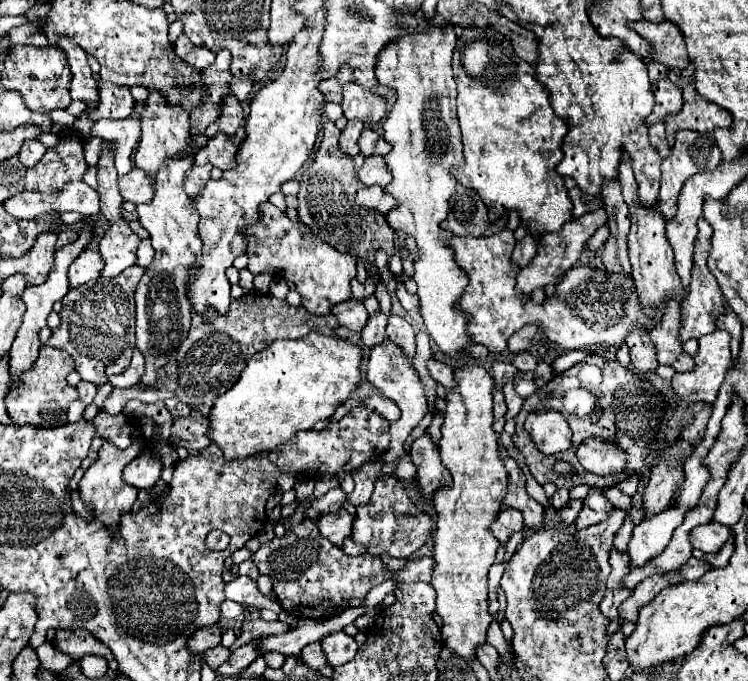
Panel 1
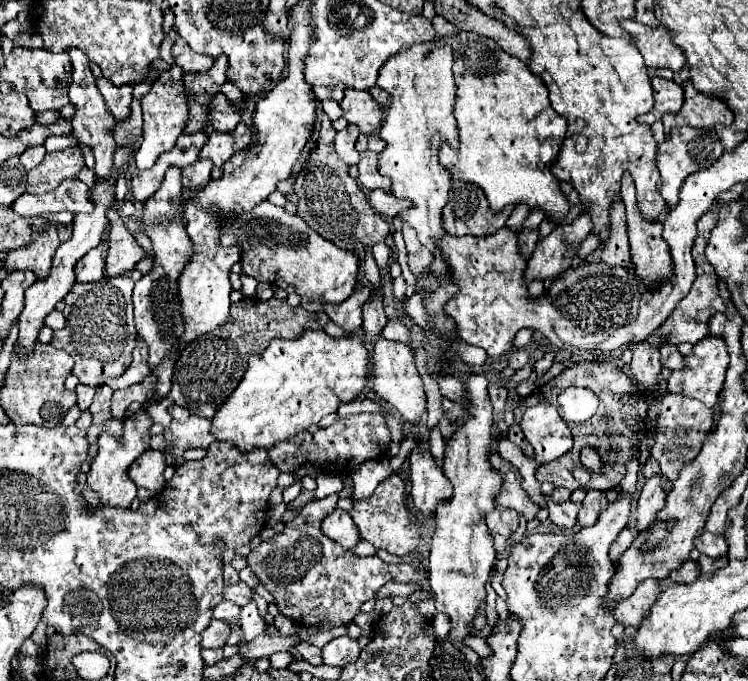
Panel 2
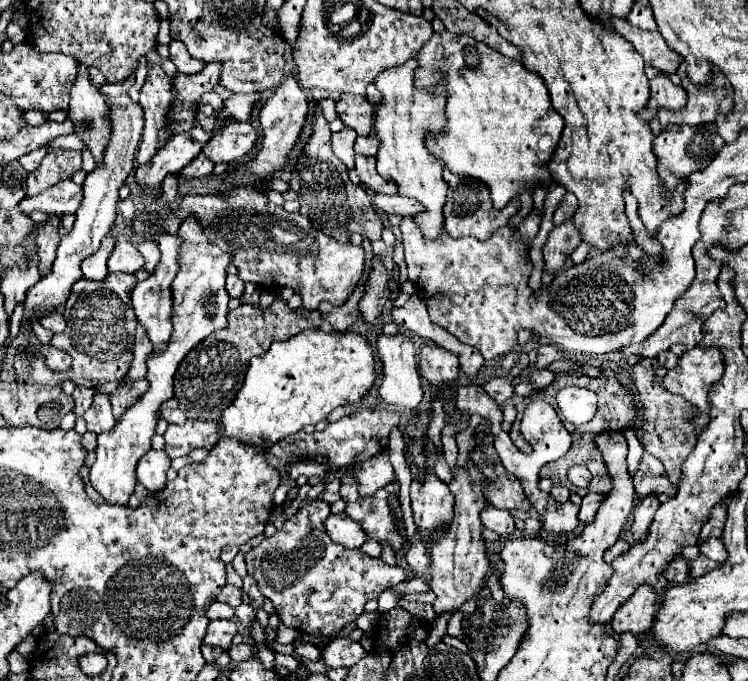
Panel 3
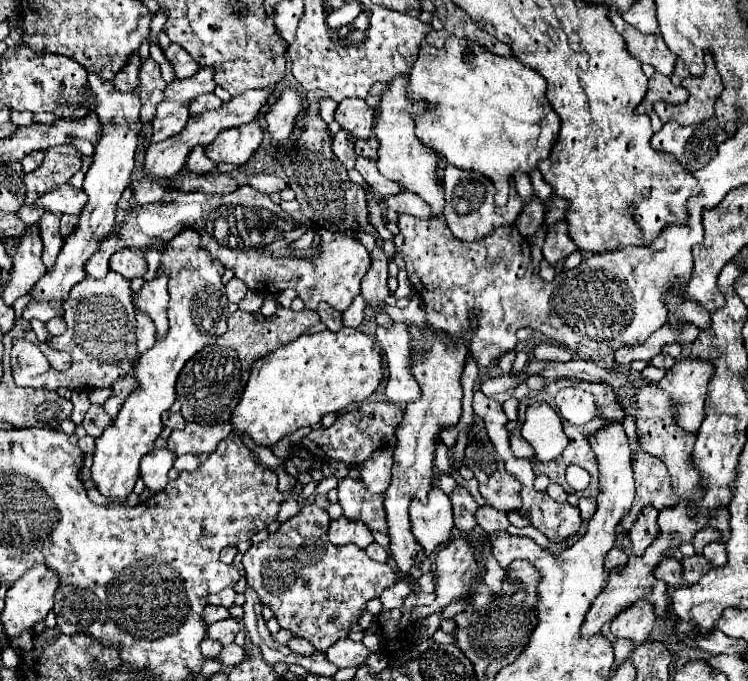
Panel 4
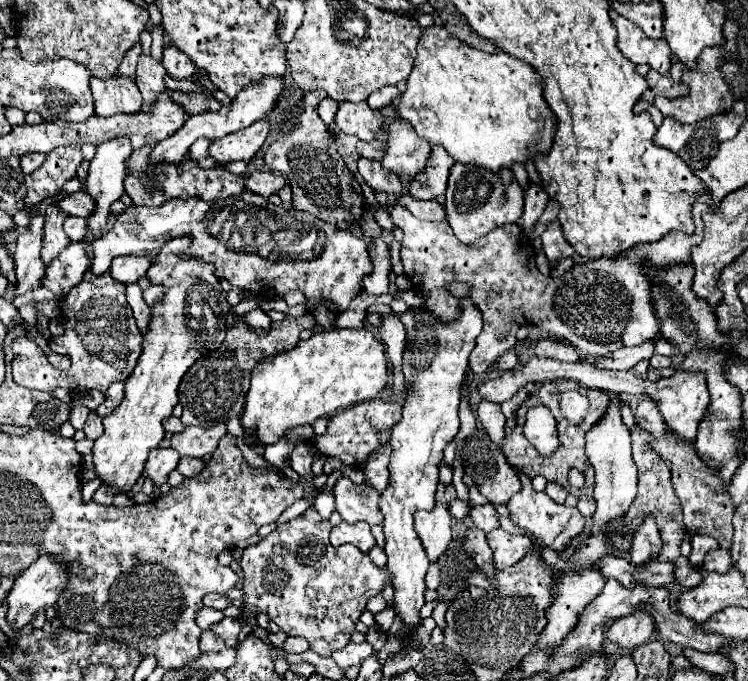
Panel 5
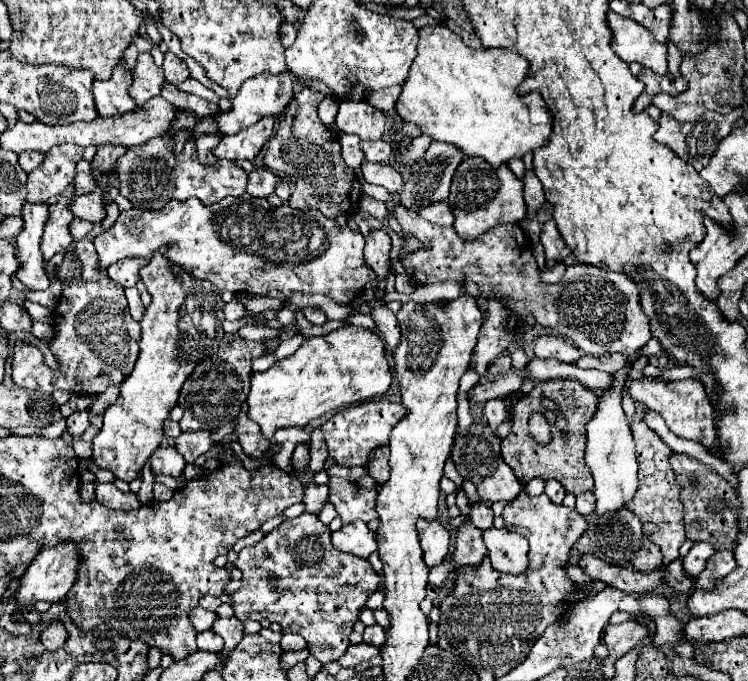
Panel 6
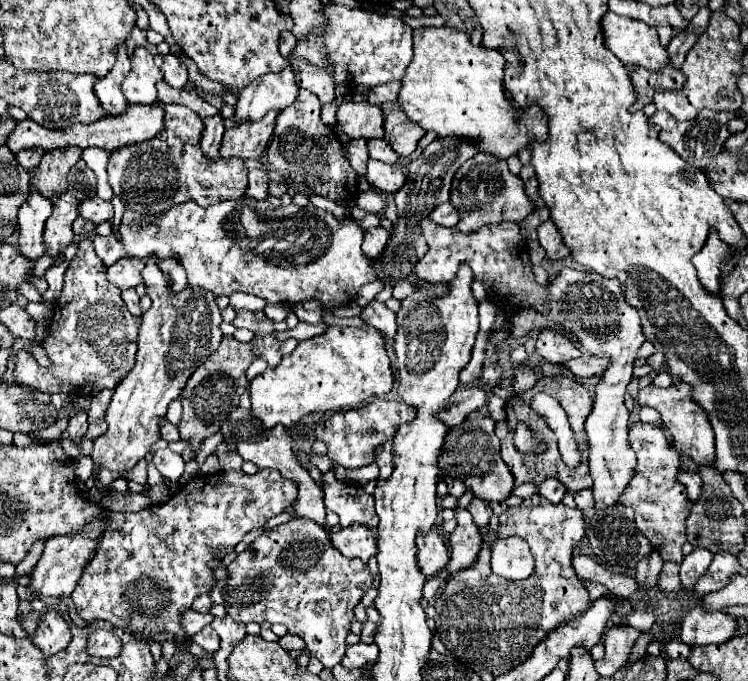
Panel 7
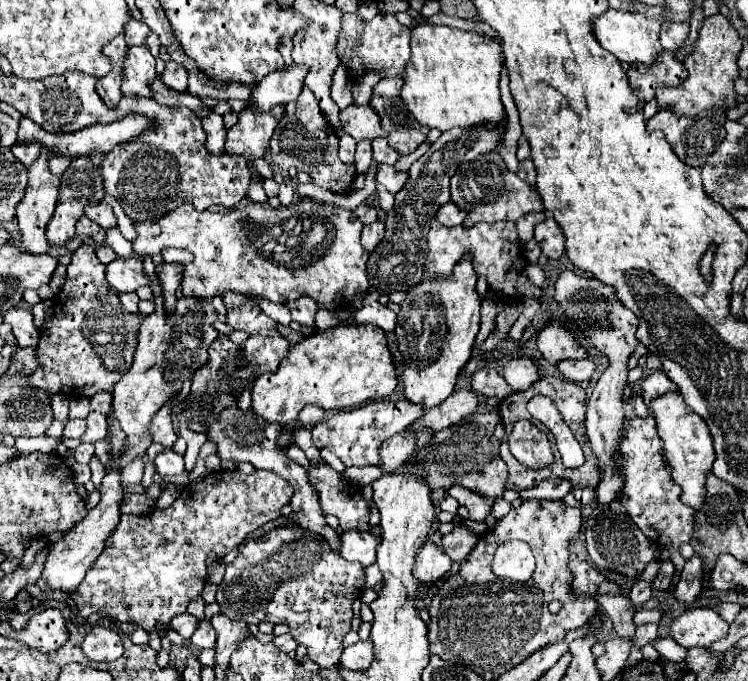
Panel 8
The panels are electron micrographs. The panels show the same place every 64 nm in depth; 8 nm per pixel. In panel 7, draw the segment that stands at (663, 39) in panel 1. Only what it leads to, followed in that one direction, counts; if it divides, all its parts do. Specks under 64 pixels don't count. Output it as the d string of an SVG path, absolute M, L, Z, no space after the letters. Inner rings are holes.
M606 12L600 26L606 48L612 50L624 64L658 70L668 62L666 48L660 46L654 26L648 26L642 20L618 16L614 12Z

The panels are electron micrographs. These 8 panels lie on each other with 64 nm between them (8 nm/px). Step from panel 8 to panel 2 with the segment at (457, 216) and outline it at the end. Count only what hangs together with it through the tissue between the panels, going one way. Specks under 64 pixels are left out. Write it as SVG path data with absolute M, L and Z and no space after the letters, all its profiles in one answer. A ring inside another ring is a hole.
M380 190L370 194L370 204L372 208L376 208L376 212L380 212L380 216L388 216L388 218L398 216L406 208L412 208L410 200L398 200L396 196L380 192Z

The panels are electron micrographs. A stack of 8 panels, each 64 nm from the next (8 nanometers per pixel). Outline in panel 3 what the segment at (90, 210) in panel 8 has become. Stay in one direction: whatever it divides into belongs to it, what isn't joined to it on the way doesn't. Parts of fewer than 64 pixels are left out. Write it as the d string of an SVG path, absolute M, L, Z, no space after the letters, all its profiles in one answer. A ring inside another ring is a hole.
M72 180L54 184L52 188L40 192L38 196L24 198L18 204L18 210L30 214L32 210L42 210L46 214L76 214L82 200L82 188Z

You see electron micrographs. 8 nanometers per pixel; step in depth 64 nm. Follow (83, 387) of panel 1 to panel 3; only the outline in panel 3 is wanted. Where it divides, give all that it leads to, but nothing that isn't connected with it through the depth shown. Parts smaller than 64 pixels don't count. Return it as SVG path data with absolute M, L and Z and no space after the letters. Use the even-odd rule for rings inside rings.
M76 386L76 390L72 392L72 398L74 398L74 414L76 416L82 416L88 408L90 408L90 404L92 404L92 396L94 396L94 390L92 388L80 388L80 386Z

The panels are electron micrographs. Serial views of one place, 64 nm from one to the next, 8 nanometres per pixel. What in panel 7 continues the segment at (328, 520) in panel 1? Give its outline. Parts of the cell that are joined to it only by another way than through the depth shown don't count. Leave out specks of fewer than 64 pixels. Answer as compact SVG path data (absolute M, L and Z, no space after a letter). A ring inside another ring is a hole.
M352 524L336 534L330 534L330 540L346 558L360 558L362 562L368 562L368 558L376 554L376 536L362 524Z

